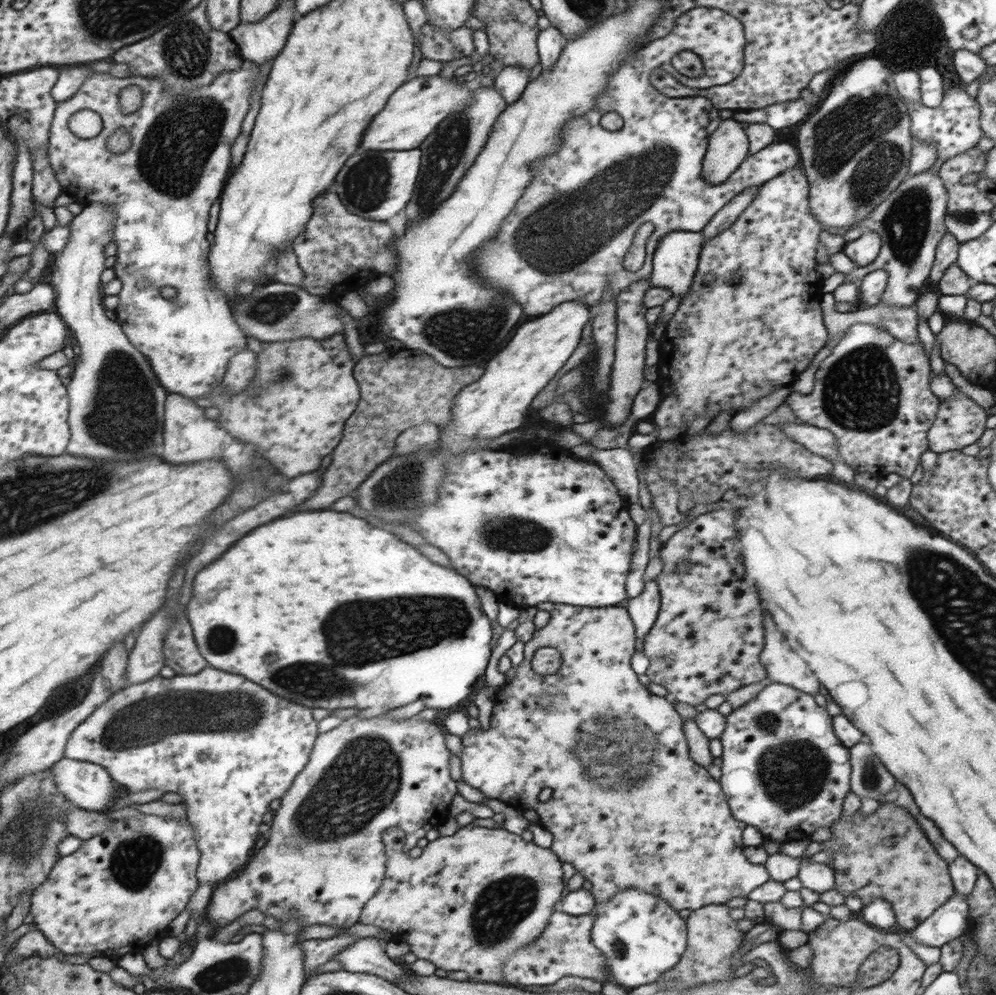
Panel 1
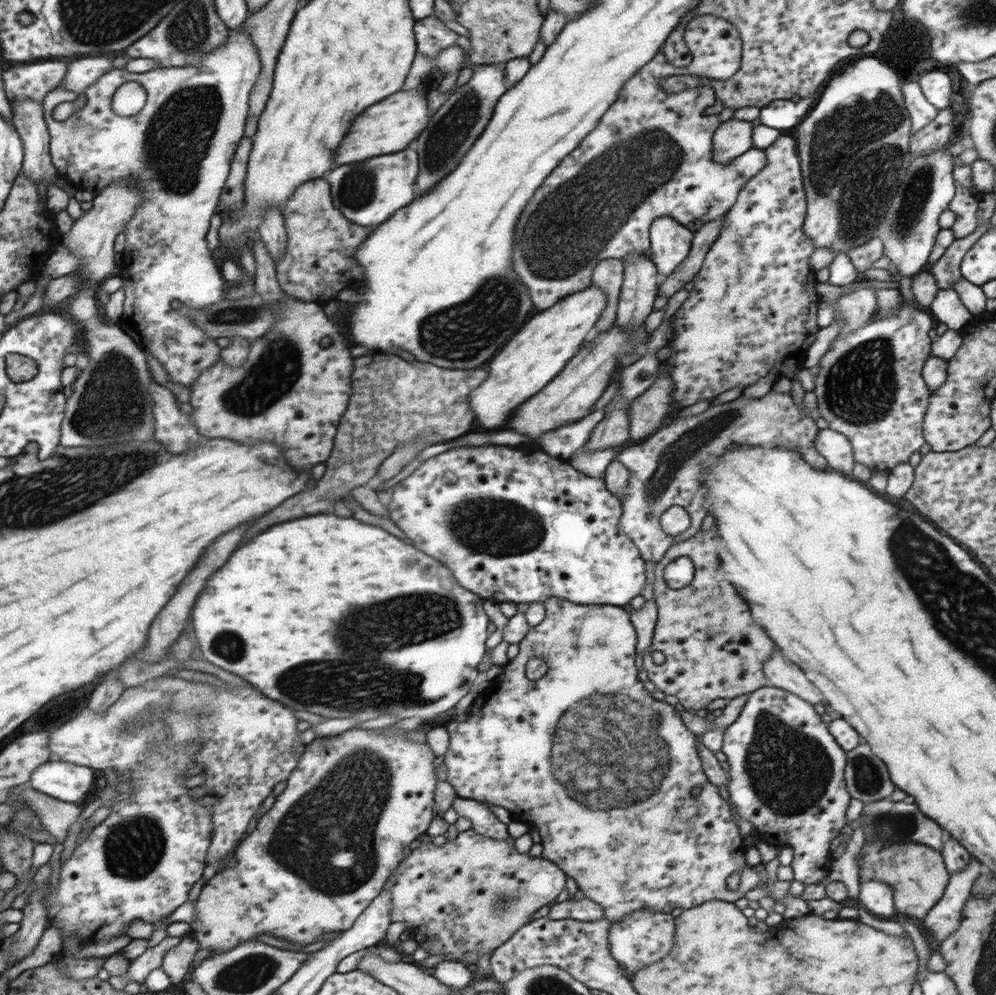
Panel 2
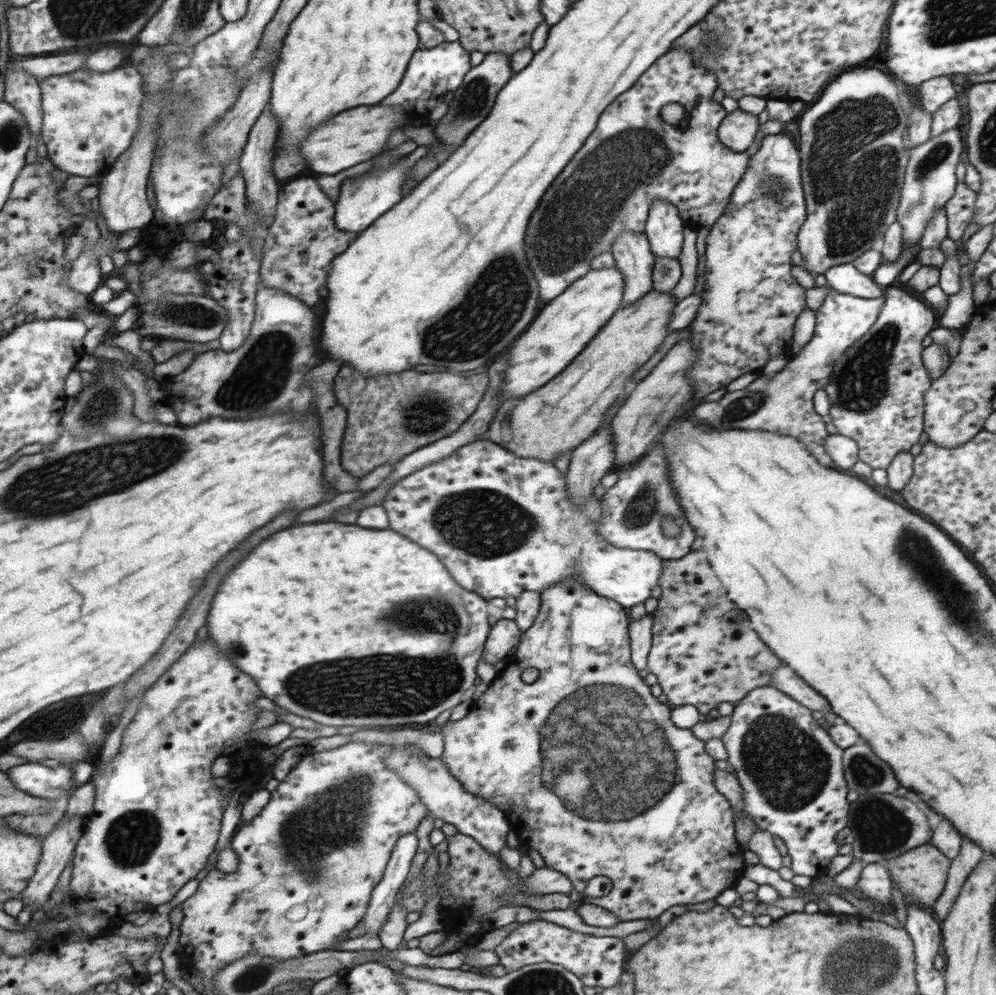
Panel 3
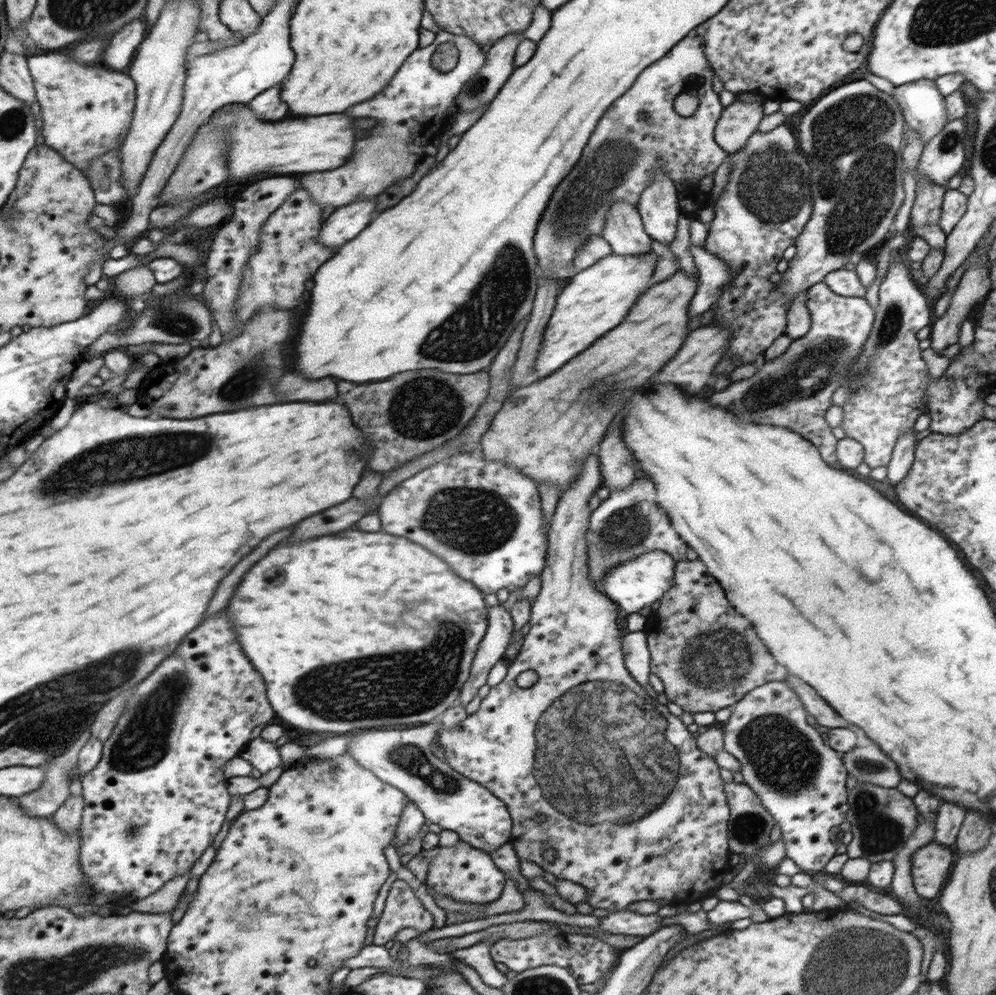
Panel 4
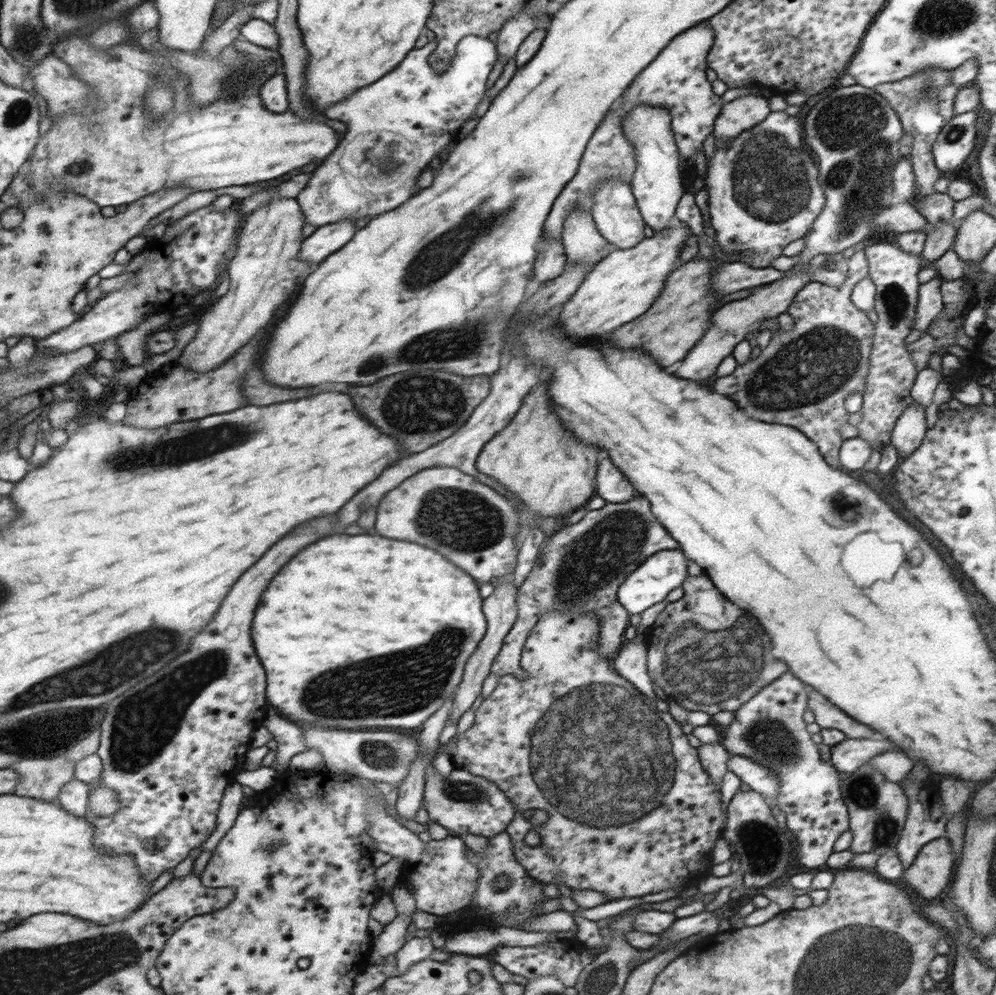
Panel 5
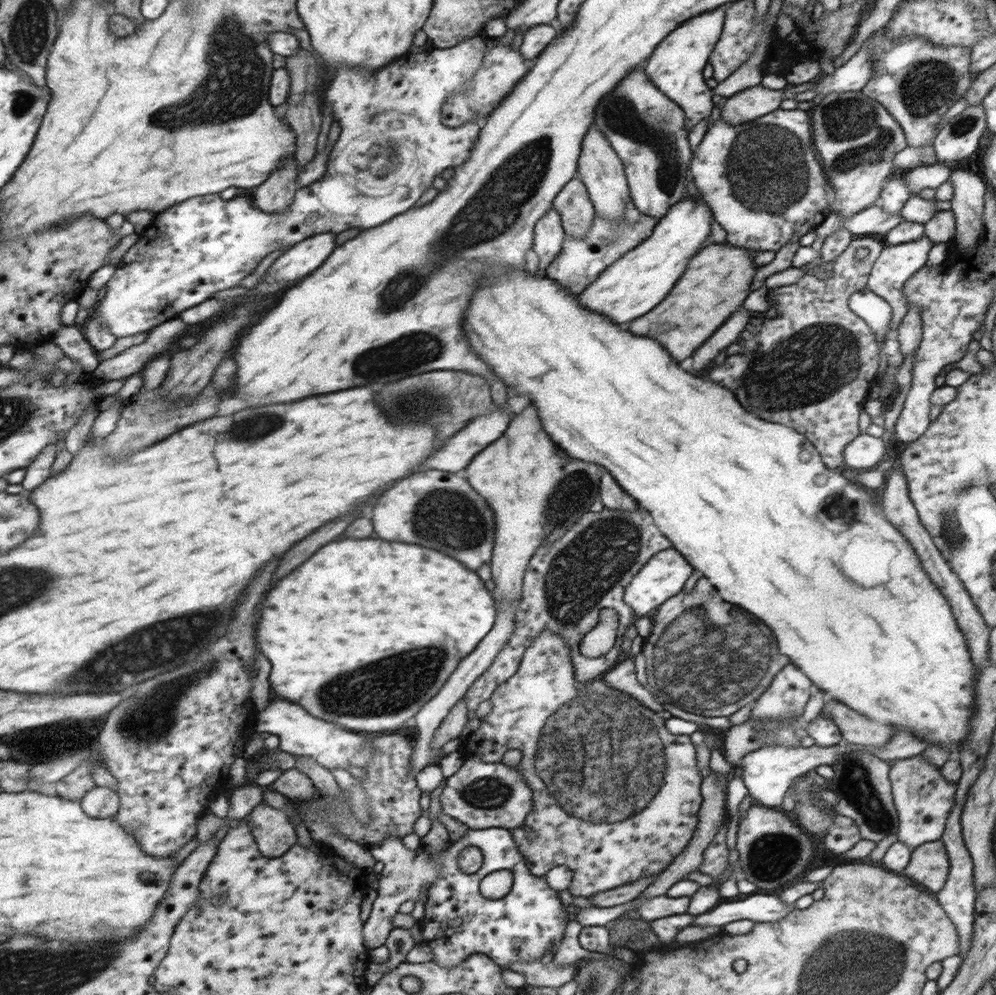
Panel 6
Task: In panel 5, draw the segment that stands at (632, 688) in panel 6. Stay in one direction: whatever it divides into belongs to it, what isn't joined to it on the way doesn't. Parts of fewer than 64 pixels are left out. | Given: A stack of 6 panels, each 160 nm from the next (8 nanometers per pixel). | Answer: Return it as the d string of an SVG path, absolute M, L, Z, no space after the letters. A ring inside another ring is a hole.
M646 635L635 636L613 660L615 671L630 684L635 684L649 698L655 700L654 684L648 675Z

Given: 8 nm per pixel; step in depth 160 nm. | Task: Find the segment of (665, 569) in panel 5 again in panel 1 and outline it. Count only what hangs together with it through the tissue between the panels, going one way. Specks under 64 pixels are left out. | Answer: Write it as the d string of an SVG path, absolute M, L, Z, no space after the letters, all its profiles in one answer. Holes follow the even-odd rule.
M478 450L478 452L462 452L462 454L448 455L443 460L447 468L443 483L438 488L438 496L434 504L422 505L411 518L410 524L424 538L428 544L439 548L450 560L452 568L460 572L472 584L487 588L494 593L500 603L510 602L519 609L536 608L540 602L553 602L554 604L571 604L577 607L616 607L622 600L626 600L626 579L632 566L632 552L634 552L634 534L636 524L630 520L626 510L626 502L618 496L619 489L614 481L604 472L604 469L594 461L578 462L570 456L556 458L554 454L546 452L524 452L524 454L506 454L506 450L499 451Z

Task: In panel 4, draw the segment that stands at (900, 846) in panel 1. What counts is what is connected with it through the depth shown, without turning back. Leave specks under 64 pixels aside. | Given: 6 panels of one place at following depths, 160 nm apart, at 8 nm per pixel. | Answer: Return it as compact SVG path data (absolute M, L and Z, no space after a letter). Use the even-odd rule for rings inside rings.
M933 841L919 848L910 860L915 891L923 902L928 902L943 894L960 855L956 846L945 847Z

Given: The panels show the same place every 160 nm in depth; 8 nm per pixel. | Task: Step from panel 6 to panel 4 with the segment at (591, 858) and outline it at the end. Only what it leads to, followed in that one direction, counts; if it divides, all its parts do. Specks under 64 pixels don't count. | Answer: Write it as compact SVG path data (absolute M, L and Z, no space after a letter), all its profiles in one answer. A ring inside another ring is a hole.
M589 456L581 476L569 486L568 490L560 495L556 505L553 521L547 532L547 564L541 571L541 590L531 603L531 622L525 628L523 644L520 654L508 666L507 675L501 683L492 686L488 695L481 700L480 708L476 713L468 715L464 721L448 729L442 729L436 738L436 742L442 746L447 763L456 772L465 777L478 781L488 787L496 797L504 801L510 810L514 828L510 843L516 851L519 861L530 861L541 869L553 874L557 879L571 880L587 888L587 903L595 908L606 910L624 911L633 902L638 900L658 900L662 905L670 905L672 898L682 896L684 892L688 896L687 902L699 902L700 896L704 896L708 890L722 885L722 876L730 870L728 868L728 840L730 830L726 830L728 824L728 804L720 780L718 765L714 758L708 756L700 748L696 748L696 740L686 730L684 723L657 700L657 694L649 686L640 684L638 680L628 672L626 657L623 656L623 628L619 627L619 616L625 613L619 605L608 596L598 593L591 581L590 568L587 565L587 556L590 554L590 546L587 544L586 534L590 527L591 512L588 509L588 501L600 486L603 486L602 464L599 456ZM524 670L534 670L538 674L538 681L529 688L520 688L516 685L516 676ZM680 790L682 794L692 794L688 798L698 798L700 810L688 810L688 812L704 812L704 814L678 814L680 810L672 810L672 792ZM544 848L555 849L554 862L548 862L548 856L544 856Z

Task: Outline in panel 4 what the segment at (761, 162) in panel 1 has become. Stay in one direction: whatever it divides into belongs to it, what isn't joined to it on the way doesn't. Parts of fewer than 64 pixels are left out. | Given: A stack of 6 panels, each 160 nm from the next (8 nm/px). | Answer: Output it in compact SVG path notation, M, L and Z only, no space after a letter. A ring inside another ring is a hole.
M687 34L676 46L666 53L660 60L647 66L637 77L635 83L622 94L602 116L598 122L586 150L582 152L582 158L576 164L576 172L568 174L568 180L562 180L560 188L556 188L548 208L542 213L536 234L533 240L533 249L538 258L538 264L544 269L544 276L556 277L562 282L568 281L573 274L574 258L576 251L587 241L589 236L600 235L607 222L607 214L612 204L619 200L625 200L637 206L640 193L651 183L651 174L656 167L660 167L668 176L679 184L679 192L685 215L692 220L698 220L697 216L706 208L714 188L714 172L724 158L728 156L723 148L720 148L715 140L715 127L726 110L718 94L712 90L712 70L708 66L707 56L704 56L705 40L701 36ZM686 92L698 98L698 110L694 116L688 116L684 120L676 120L674 112L674 100L676 96Z

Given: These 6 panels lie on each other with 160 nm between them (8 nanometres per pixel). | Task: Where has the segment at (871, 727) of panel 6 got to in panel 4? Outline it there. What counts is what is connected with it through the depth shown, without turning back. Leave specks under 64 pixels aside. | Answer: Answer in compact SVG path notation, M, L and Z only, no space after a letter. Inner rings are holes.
M788 676L786 682L792 687L792 684L796 684L797 695L800 696L800 700L808 709L808 712L812 713L812 716L816 718L818 726L826 731L833 728L854 728L849 722L846 722L842 716L836 714L835 709L831 707L816 692L812 685L809 685L807 681L801 678L794 678L794 676Z

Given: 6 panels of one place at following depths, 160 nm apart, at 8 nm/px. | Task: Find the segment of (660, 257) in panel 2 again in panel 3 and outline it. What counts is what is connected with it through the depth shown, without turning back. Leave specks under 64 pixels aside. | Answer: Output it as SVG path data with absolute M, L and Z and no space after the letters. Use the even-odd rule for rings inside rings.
M664 199L655 200L651 204L644 232L656 256L679 258L685 223L680 220L680 217L679 210Z

